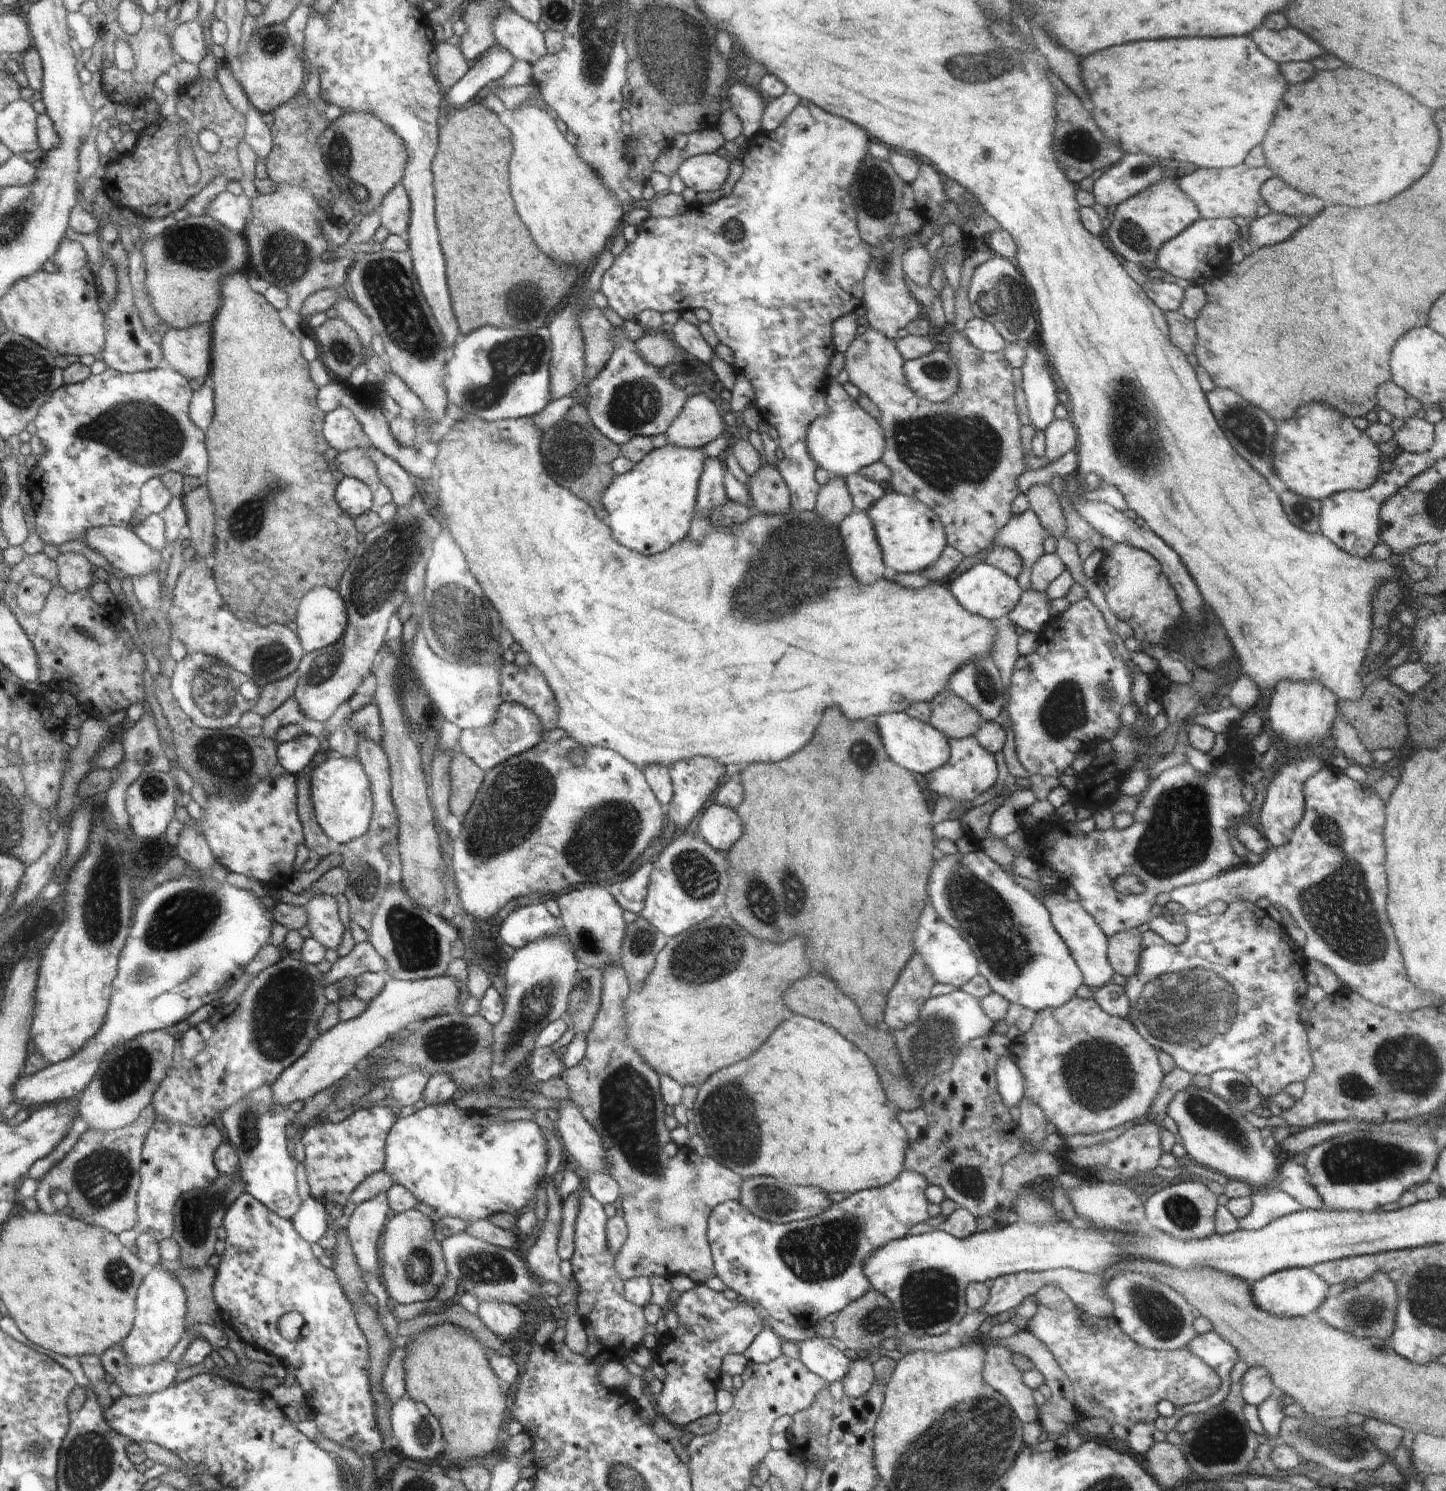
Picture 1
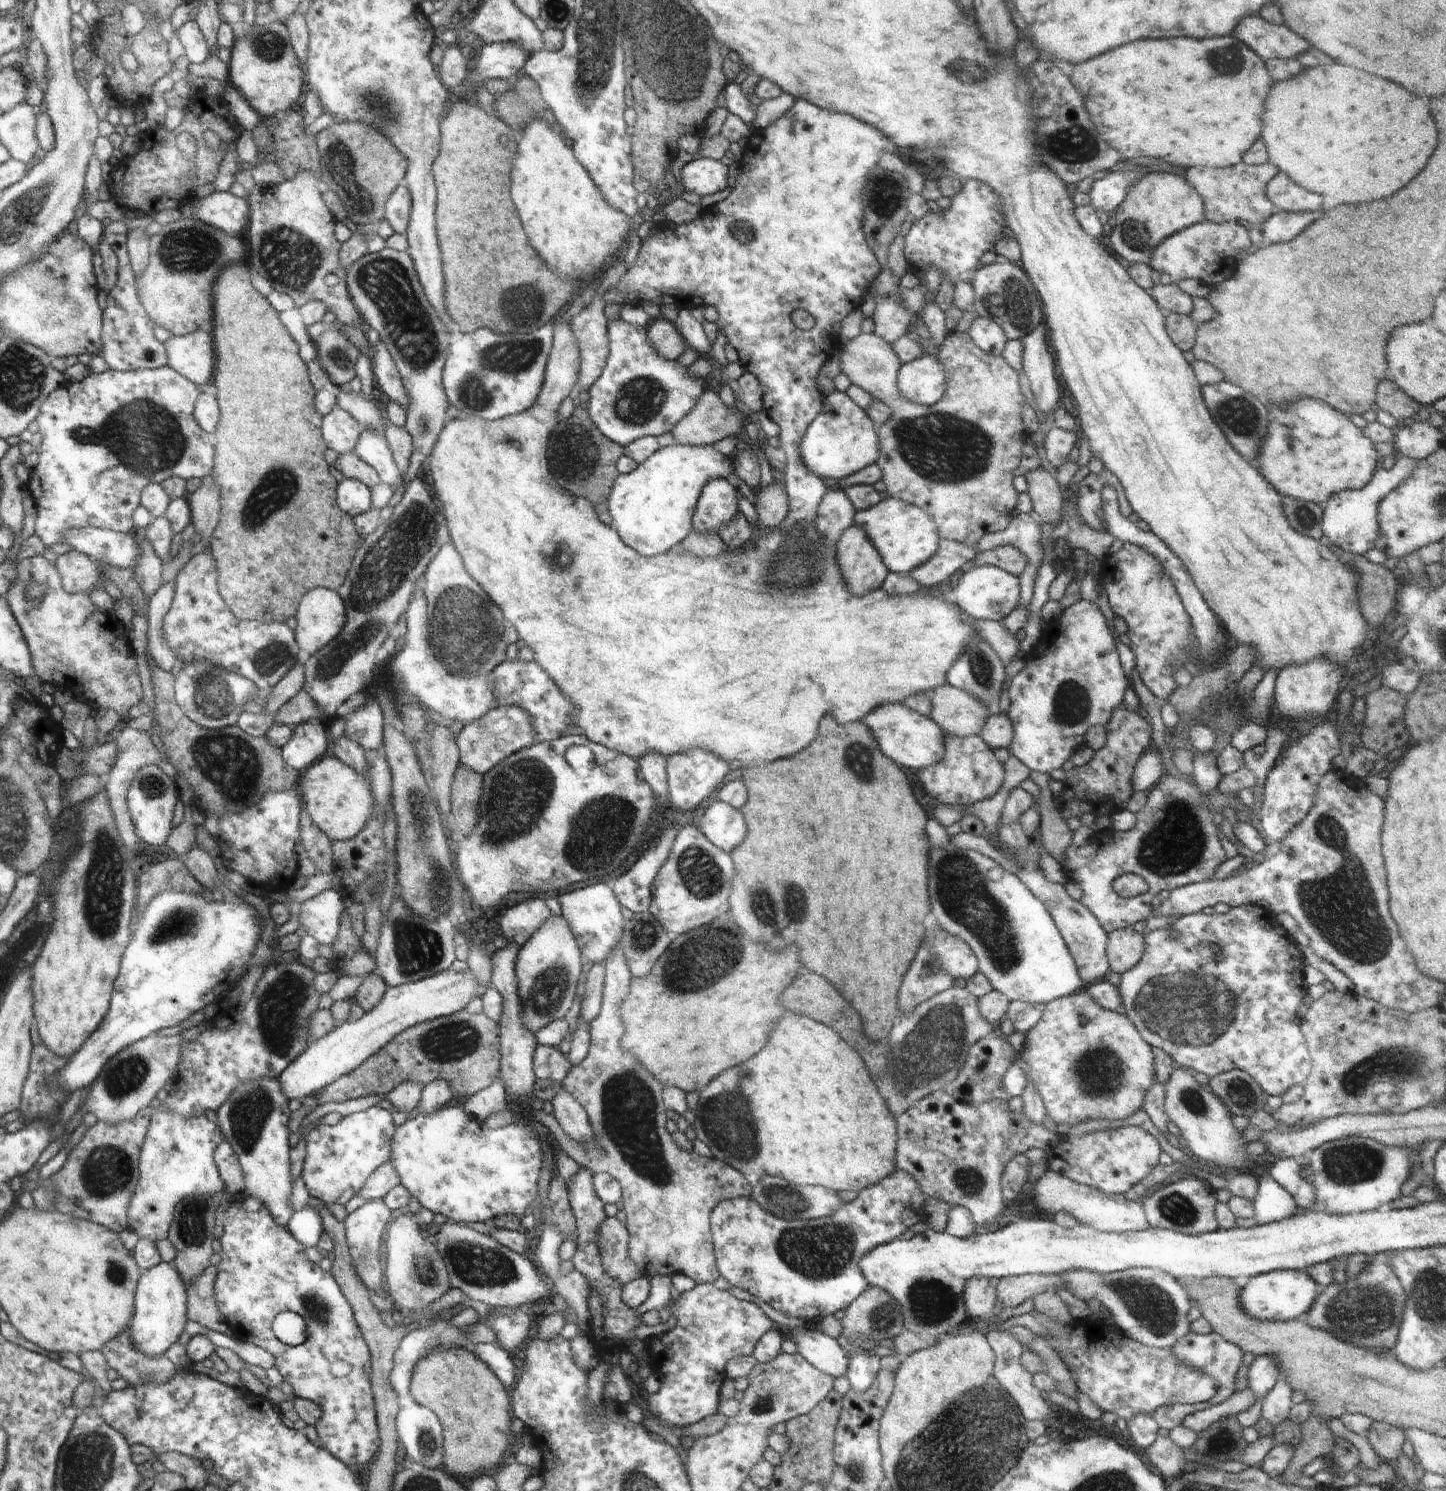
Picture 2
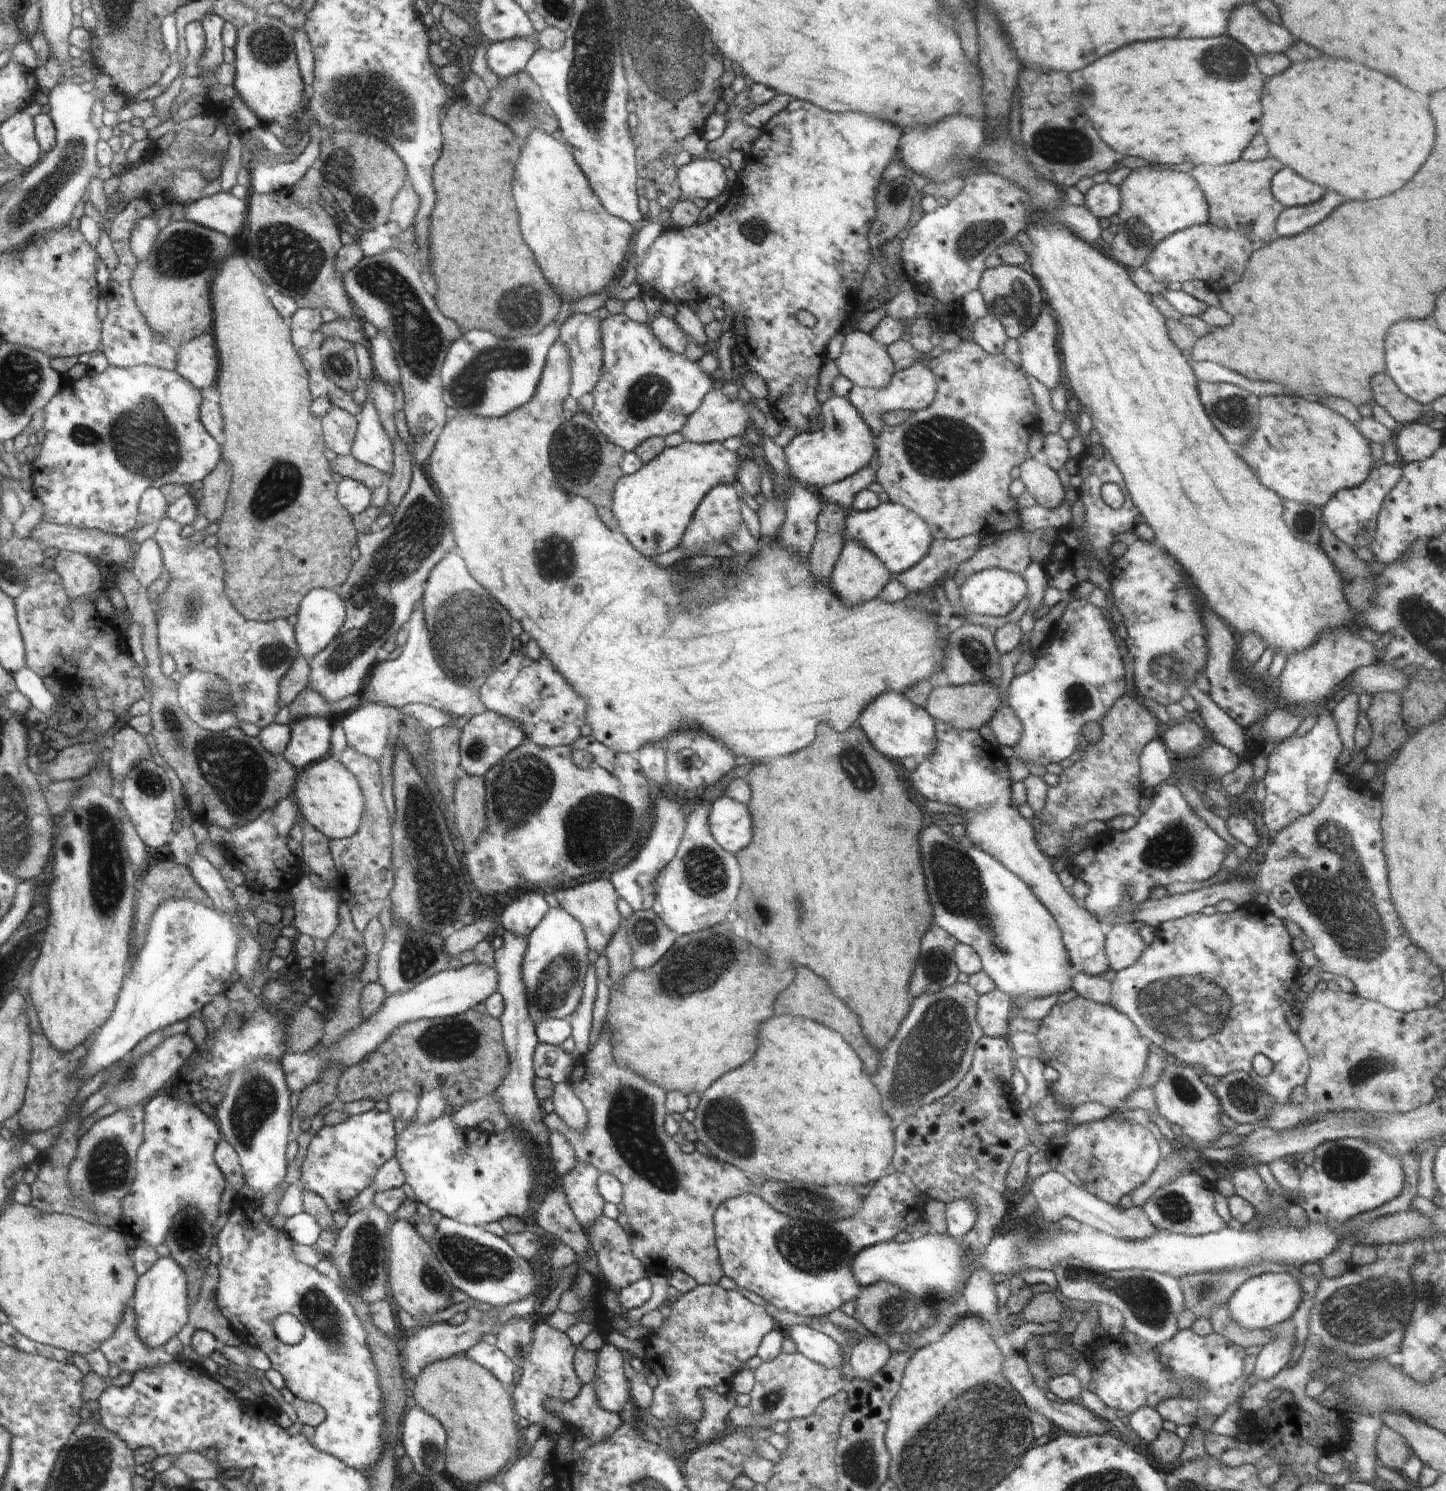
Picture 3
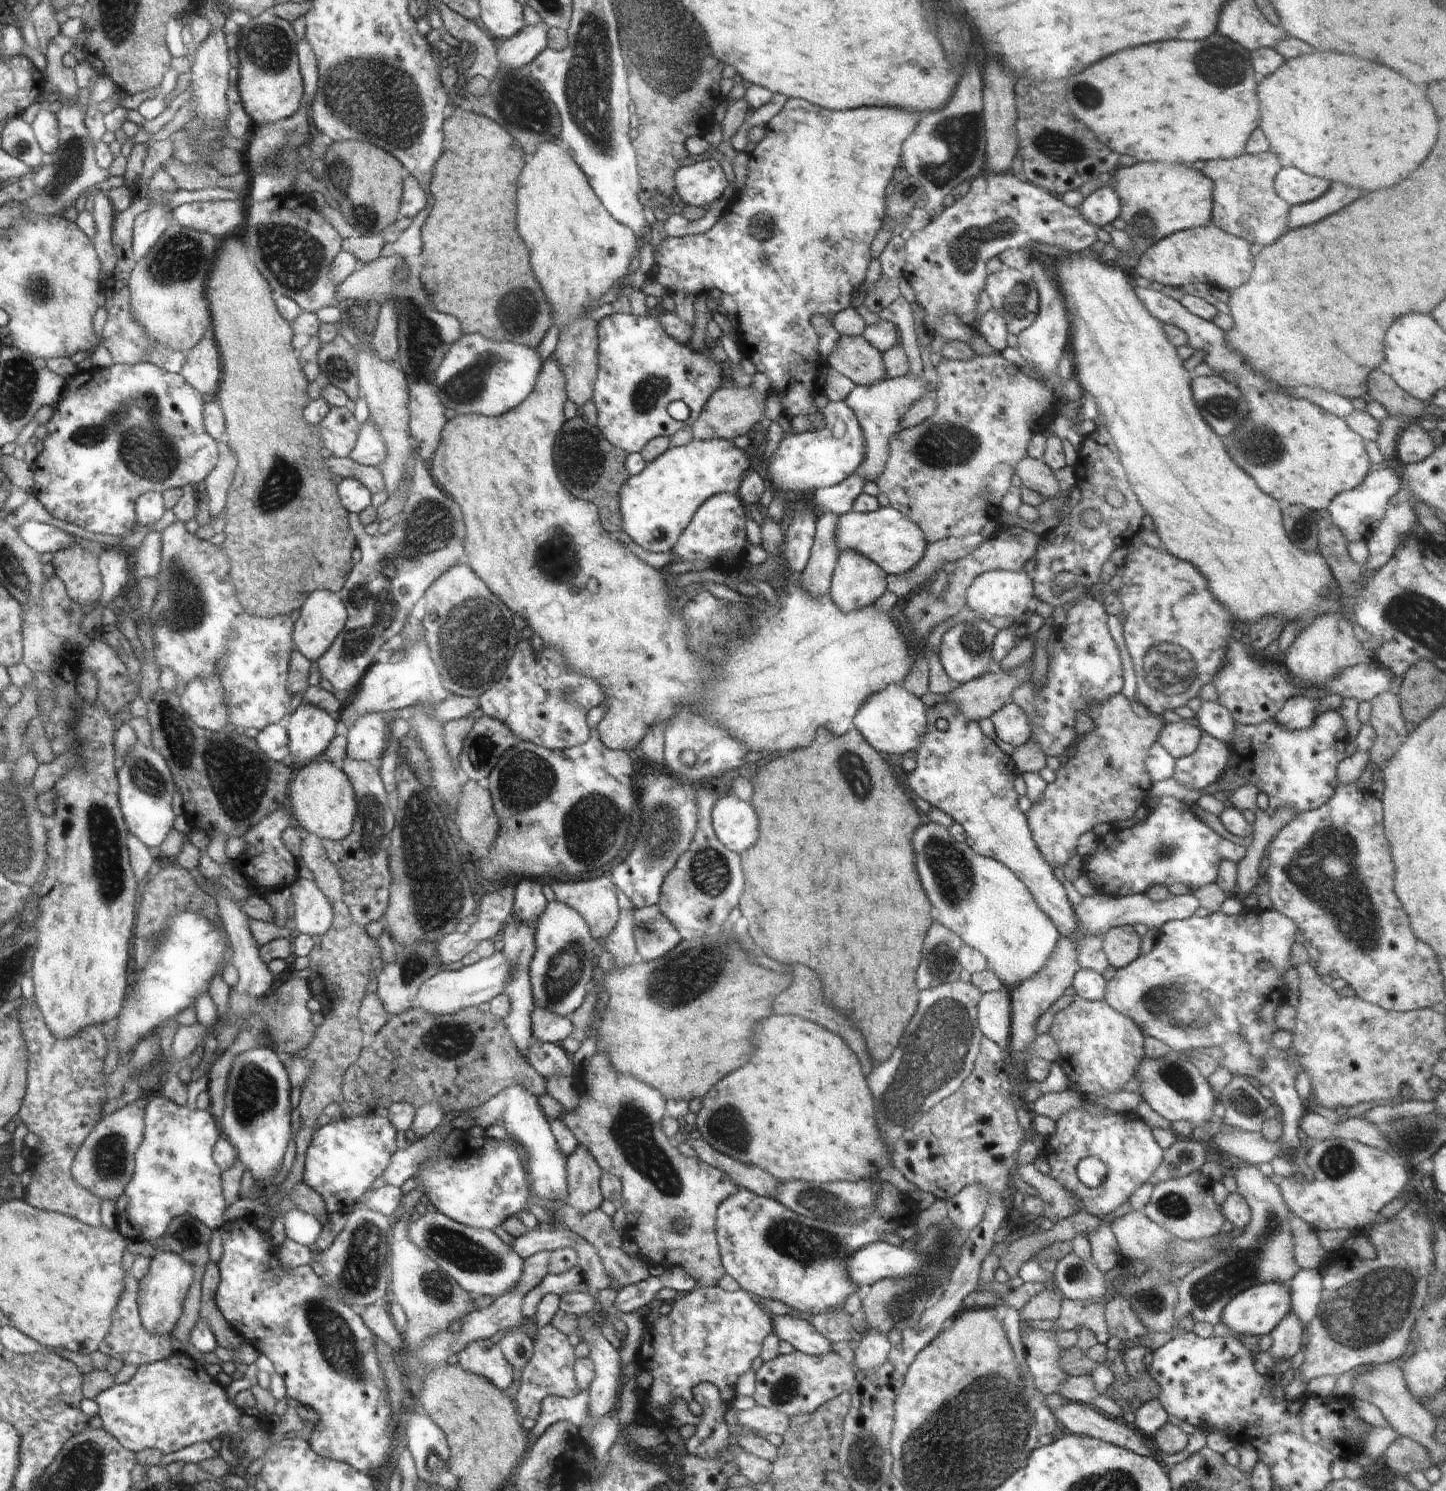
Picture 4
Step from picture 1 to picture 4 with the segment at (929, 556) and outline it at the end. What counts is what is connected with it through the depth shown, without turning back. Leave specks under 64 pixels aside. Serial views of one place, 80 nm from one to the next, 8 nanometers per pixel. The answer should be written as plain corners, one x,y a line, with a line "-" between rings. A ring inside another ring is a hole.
880,508
876,511
860,513
851,511
838,518
836,526
836,546
842,550
854,550
868,560
876,562
886,575
909,572
924,557
928,542
924,532
916,522
903,516
894,508

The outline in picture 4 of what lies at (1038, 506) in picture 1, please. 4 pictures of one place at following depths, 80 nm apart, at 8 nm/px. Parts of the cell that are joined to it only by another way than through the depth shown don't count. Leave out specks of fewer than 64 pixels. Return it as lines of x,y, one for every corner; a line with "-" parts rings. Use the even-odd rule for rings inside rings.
1026,456
1018,462
1015,474
1022,481
1022,485
1034,492
1038,492
1045,500
1052,500
1060,494
1060,484
1056,479
1056,472
1050,469
1042,459
1035,460

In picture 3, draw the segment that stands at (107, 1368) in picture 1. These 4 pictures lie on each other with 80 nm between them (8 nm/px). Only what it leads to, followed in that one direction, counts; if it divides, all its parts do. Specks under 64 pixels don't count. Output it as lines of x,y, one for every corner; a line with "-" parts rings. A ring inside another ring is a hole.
133,1301
128,1305
127,1314
115,1333
100,1346
99,1350
104,1354
108,1363
114,1363
120,1370
132,1374
144,1368
168,1366
174,1358
168,1355
163,1347
150,1348
138,1338
136,1316
132,1308

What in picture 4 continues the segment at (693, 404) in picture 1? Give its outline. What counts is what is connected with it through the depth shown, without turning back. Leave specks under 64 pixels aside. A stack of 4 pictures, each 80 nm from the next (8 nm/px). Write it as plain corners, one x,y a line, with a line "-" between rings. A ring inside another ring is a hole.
719,388
711,395
711,399
704,406
703,413
691,425
693,440
724,439
733,441
739,436
752,436
754,425
765,417
764,401
769,394
762,394
758,390
746,388

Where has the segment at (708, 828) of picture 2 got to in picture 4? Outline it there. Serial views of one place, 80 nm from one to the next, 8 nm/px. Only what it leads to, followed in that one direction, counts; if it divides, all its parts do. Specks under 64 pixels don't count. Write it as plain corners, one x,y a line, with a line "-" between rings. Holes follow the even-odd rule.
722,793
711,813
716,838
727,850
744,852
758,840
758,816
754,808
730,793

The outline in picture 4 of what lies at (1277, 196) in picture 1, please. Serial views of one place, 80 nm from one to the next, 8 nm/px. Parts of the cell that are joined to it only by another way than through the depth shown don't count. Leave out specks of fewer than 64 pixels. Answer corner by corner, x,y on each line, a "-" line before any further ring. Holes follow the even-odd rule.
1282,168
1276,176
1274,186
1280,198
1292,205
1320,198
1320,194
1324,194
1330,188
1330,182
1324,178
1308,176
1296,168

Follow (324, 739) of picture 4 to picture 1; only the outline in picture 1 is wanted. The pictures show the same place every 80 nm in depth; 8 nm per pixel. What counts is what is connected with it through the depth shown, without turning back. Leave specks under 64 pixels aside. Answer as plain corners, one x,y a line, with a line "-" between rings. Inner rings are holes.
298,736
296,740
278,742
278,758
284,770
294,776
303,773
315,758
320,742
314,736

